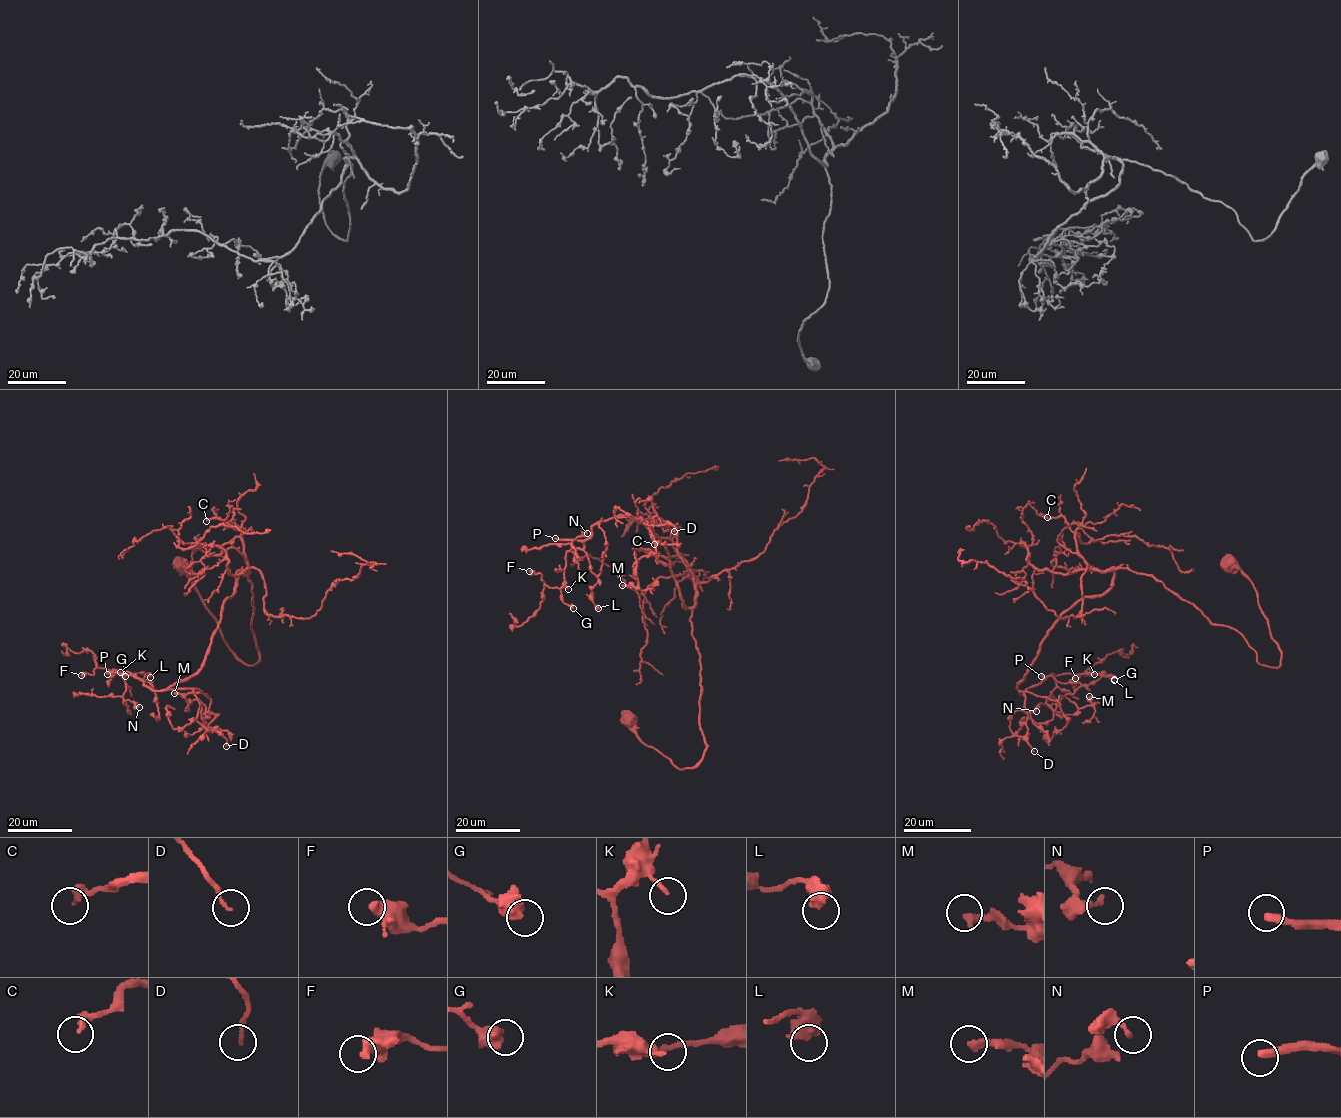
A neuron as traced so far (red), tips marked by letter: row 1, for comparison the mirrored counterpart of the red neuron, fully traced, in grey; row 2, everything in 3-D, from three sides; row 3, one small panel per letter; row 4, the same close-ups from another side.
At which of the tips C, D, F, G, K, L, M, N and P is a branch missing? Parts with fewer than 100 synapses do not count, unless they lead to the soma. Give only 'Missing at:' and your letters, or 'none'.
Missing at: P

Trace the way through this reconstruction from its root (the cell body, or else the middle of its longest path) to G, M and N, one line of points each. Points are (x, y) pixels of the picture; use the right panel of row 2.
G: (1229, 563), (1280, 664), (1122, 568), (1061, 616), (1017, 689), (1114, 679)
M: (1229, 563), (1253, 586), (1278, 667), (1116, 569), (1017, 684), (1079, 708), (1089, 696)
N: (1229, 563), (1253, 586), (1278, 667), (1116, 569), (1017, 684), (1053, 675), (1036, 711)

